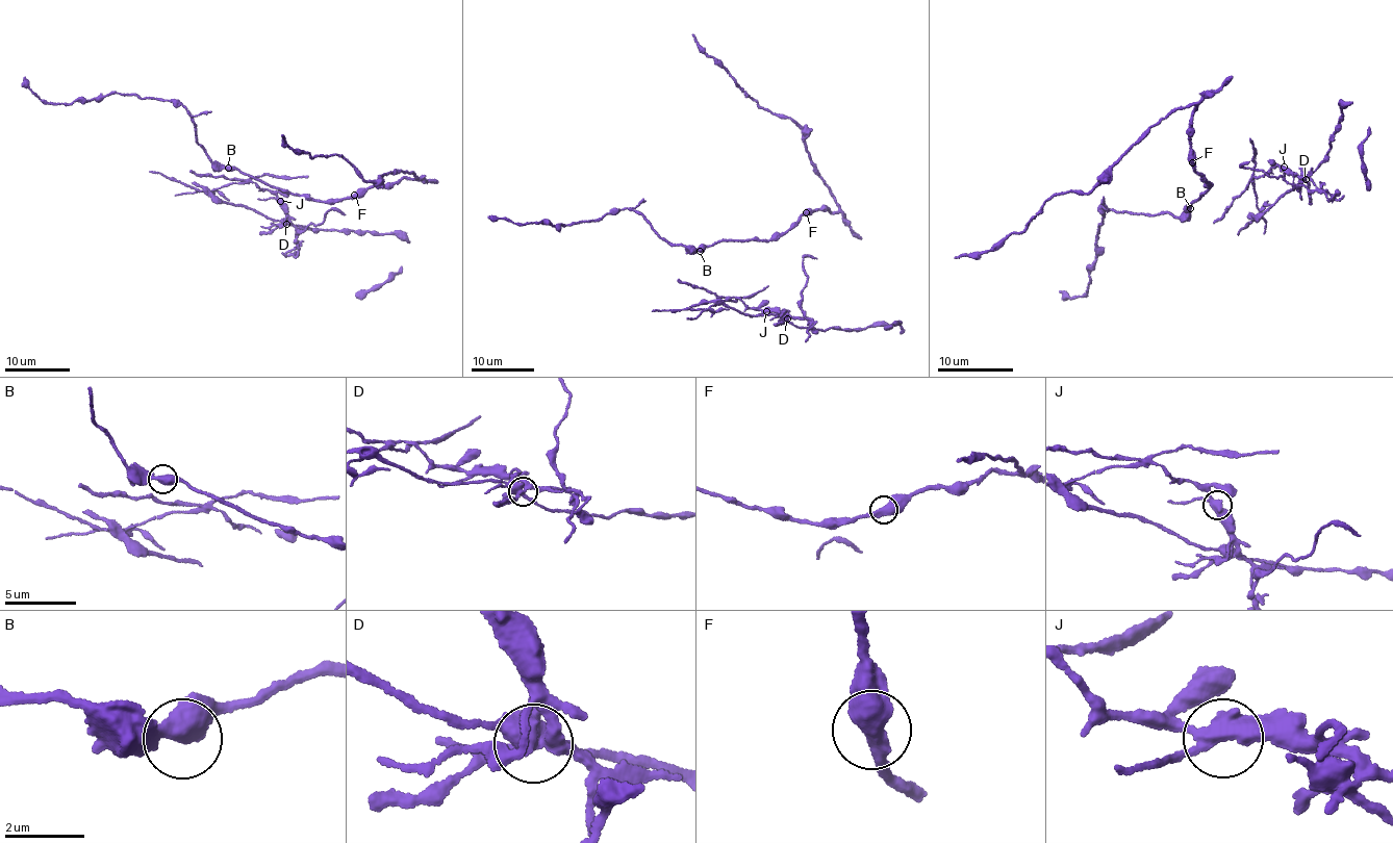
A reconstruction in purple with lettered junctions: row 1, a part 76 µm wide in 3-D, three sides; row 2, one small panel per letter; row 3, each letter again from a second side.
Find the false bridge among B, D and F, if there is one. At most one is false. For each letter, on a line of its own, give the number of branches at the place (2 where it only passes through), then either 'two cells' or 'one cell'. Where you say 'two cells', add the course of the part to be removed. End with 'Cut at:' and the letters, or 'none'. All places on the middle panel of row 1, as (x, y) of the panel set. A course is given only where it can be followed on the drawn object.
B: 2 branches meet; one cell
D: 6 branches meet; two cells; foreign part runs (787, 320), (782, 313), (745, 307), (740, 300), (730, 296), (707, 309), (687, 307), (679, 311), (652, 311)
F: 2 branches meet; one cell
Cut at: D

